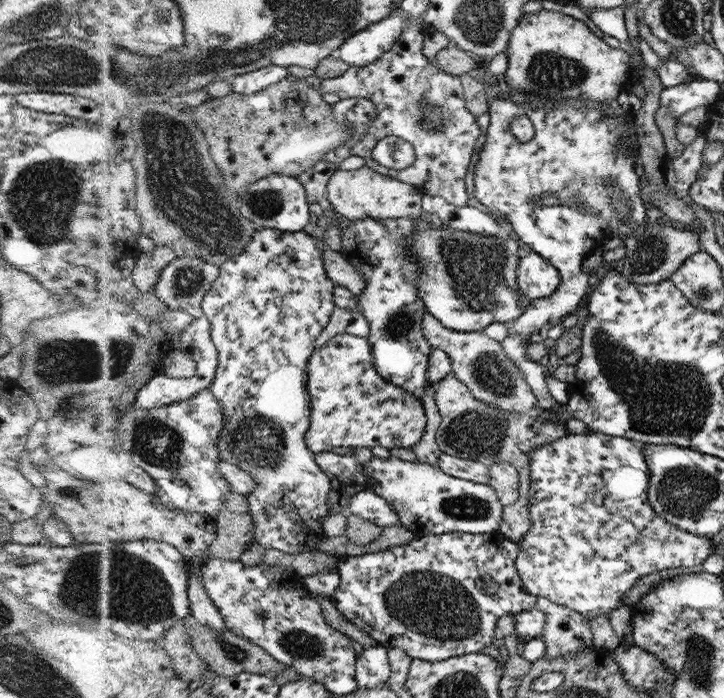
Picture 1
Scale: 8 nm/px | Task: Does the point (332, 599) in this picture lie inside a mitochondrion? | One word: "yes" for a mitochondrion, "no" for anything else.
no

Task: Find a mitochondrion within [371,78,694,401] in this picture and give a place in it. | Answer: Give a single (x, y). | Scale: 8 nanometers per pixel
(475, 268)

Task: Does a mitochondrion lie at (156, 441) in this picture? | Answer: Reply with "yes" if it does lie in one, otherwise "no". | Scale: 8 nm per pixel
yes

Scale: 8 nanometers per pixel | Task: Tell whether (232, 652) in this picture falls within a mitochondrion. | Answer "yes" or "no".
yes

